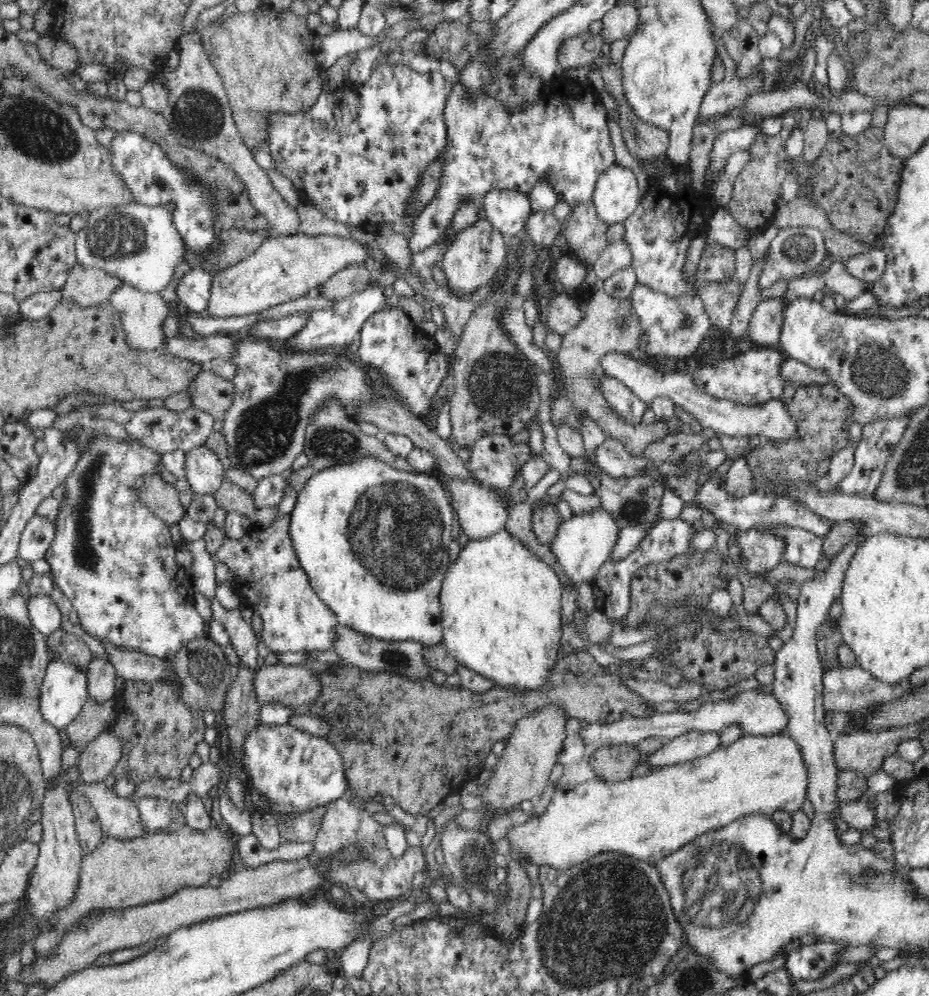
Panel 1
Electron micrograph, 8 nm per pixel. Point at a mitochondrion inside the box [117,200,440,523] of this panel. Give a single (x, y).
(267, 426)

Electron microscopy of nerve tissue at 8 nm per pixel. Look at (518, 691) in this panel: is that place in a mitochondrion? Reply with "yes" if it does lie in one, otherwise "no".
no

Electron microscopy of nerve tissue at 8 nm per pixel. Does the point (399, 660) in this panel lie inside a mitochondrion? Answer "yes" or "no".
yes

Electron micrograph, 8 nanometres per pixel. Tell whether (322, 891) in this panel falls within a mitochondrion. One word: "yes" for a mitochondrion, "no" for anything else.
no

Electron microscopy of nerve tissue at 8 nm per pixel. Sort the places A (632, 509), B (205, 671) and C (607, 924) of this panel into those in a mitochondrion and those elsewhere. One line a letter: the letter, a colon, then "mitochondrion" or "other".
A: mitochondrion
B: mitochondrion
C: mitochondrion

